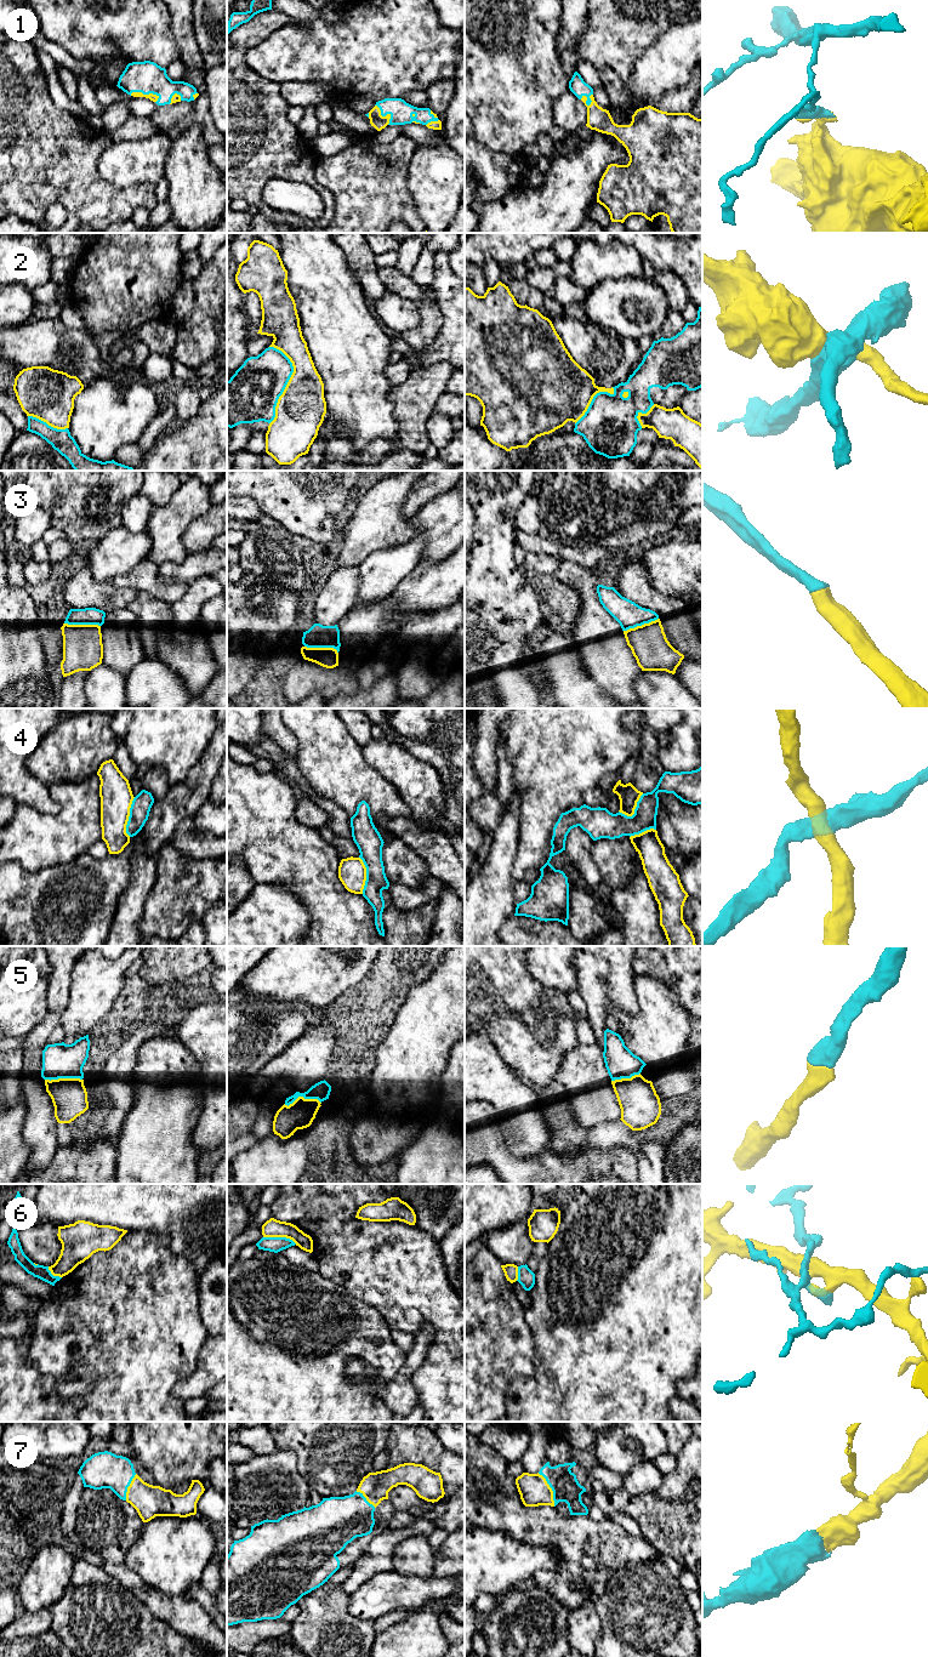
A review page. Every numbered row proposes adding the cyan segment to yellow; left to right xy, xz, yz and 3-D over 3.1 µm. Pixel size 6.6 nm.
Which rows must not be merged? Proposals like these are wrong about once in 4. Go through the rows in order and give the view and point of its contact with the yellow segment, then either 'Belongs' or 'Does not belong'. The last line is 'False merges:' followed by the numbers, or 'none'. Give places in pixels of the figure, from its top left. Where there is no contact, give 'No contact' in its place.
1: Touches yellow at xy (144, 95). Does not belong
2: Touches yellow at xz (288, 383). Does not belong
3: Touches yellow at xy (83, 625). Belongs
4: Touches yellow at xy (129, 815). Does not belong
5: Touches yellow at xy (63, 1078). Belongs
6: Touches yellow at xz (280, 1236). Does not belong
7: Touches yellow at yz (551, 1488). Belongs
False merges: 1, 2, 4, 6

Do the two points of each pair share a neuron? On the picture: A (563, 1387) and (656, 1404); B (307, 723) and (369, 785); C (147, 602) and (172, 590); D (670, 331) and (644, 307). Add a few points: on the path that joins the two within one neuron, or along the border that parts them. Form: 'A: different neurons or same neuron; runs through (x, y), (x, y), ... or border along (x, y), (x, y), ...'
A: same neuron; runs through (586, 1401), (633, 1401)
B: same neuron; runs through (323, 739), (353, 769)
C: different neurons; border along (138, 591), (152, 593), (170, 605)
D: different neurons; border along (671, 308), (659, 330)

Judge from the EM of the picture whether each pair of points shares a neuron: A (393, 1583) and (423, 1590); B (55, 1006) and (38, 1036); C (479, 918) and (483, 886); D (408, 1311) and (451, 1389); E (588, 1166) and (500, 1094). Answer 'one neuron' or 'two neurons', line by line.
A: one neuron
B: one neuron
C: one neuron
D: one neuron
E: two neurons

